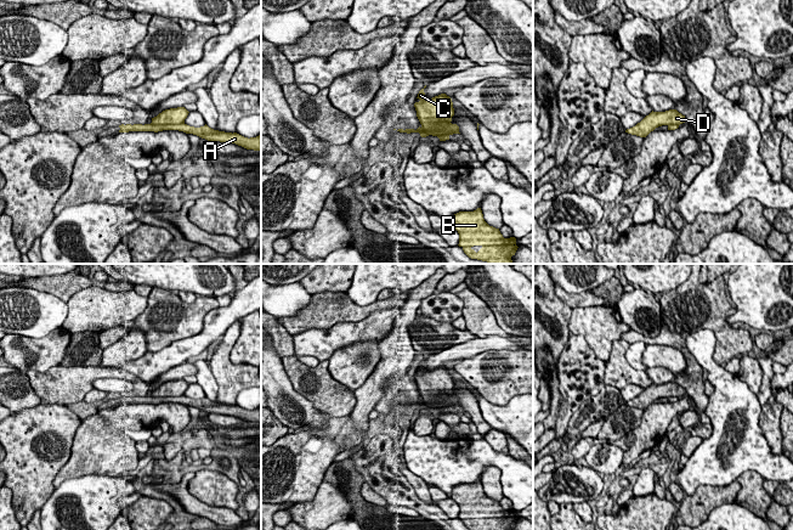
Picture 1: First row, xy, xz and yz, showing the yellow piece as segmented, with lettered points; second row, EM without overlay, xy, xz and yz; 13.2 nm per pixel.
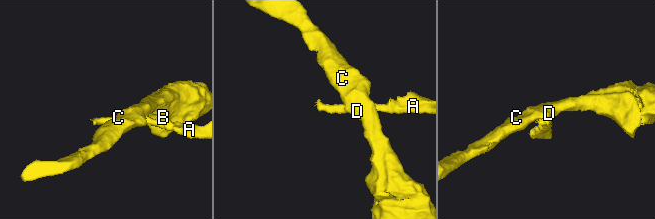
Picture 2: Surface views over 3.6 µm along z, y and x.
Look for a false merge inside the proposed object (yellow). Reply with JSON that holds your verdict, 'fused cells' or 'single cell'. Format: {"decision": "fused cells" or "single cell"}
{"decision": "fused cells"}

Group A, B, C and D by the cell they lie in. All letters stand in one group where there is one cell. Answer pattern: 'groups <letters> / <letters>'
groups A / B C D

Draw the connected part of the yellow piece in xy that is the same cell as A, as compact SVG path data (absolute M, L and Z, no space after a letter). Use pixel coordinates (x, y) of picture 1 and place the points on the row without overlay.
M121 396L119 398L119 405L129 405L129 404L163 404L163 402L179 402L186 406L193 406L208 413L220 413L227 416L236 416L247 422L261 423L261 407L256 410L244 410L237 405L225 405L209 400L206 396L200 400L189 399L187 396L177 396L177 398L153 398L151 396Z

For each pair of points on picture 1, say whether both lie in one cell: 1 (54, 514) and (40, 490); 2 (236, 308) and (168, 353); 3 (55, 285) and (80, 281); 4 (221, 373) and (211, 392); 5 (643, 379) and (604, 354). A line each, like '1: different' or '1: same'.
1: different
2: same
3: same
4: different
5: different

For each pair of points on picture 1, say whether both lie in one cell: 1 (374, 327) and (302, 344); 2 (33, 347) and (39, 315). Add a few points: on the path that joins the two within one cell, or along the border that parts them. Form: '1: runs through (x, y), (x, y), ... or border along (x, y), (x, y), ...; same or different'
1: runs through (356, 332), (340, 334), (321, 343); same
2: border along (61, 327), (41, 337), (12, 334); different

